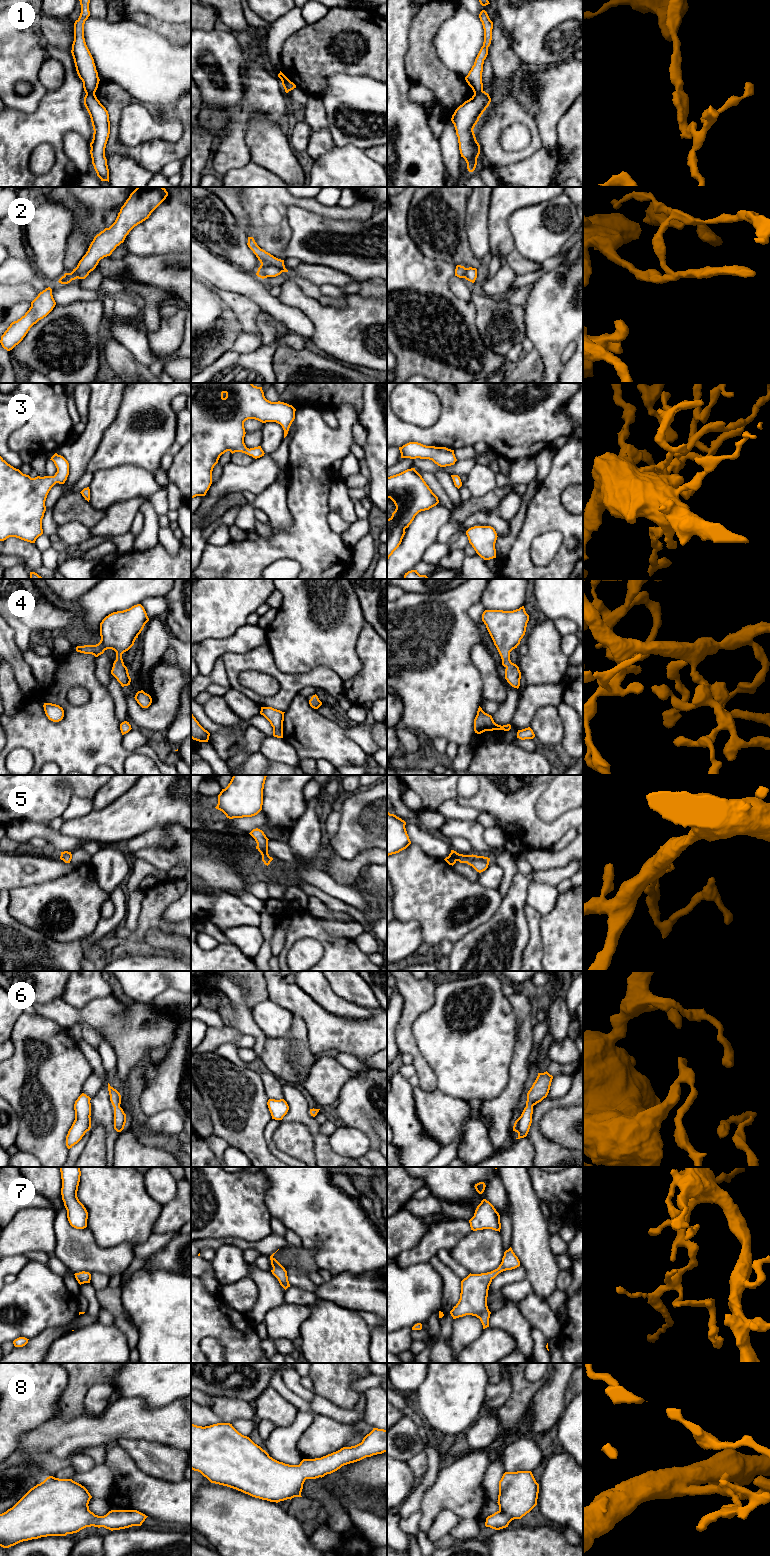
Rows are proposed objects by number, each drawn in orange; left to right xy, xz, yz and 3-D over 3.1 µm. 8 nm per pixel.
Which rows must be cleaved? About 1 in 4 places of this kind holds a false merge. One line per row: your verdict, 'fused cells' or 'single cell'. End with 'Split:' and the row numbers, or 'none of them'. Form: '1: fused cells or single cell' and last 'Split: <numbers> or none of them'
1: fused cells
2: fused cells
3: single cell
4: single cell
5: single cell
6: single cell
7: single cell
8: single cell
Split: 1, 2

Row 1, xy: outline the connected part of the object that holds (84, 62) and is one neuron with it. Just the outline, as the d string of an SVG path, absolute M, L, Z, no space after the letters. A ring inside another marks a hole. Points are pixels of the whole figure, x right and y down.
M90 0L79 1L81 5L81 13L74 23L74 41L71 53L74 59L77 74L83 82L85 93L95 93L100 79L98 77L94 59L84 38L84 24L90 16Z

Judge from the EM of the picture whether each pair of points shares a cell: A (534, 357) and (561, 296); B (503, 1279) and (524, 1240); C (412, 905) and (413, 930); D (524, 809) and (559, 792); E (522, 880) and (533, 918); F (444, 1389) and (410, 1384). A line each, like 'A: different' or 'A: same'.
A: different
B: different
C: different
D: different
E: different
F: different

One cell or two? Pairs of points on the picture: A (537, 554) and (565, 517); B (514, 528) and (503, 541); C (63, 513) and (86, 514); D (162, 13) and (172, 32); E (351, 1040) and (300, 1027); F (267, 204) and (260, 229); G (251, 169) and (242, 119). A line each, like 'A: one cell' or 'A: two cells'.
A: two cells
B: one cell
C: one cell
D: two cells
E: two cells
F: one cell
G: two cells

